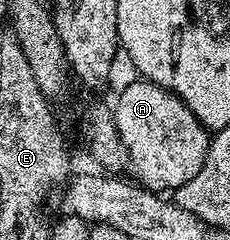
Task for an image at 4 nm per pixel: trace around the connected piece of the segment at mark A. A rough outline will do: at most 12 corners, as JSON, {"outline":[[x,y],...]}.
{"outline":[[139,79],[113,118],[132,176],[175,191],[211,133],[175,94]]}

